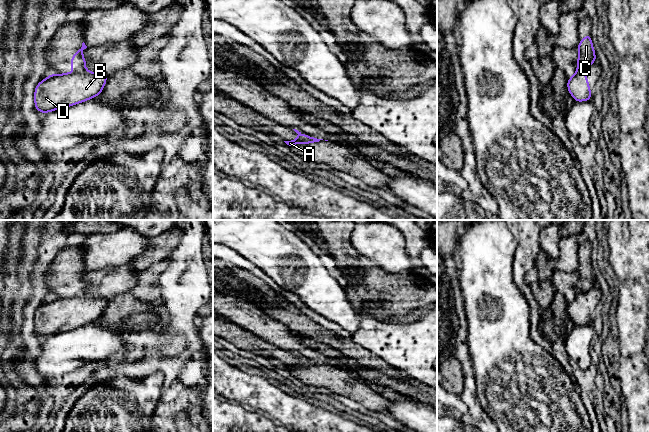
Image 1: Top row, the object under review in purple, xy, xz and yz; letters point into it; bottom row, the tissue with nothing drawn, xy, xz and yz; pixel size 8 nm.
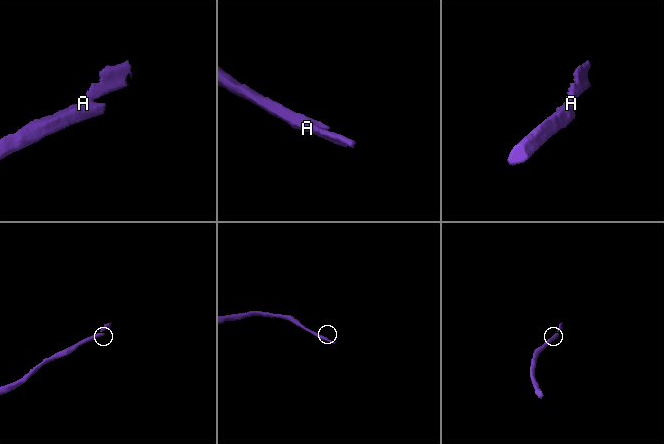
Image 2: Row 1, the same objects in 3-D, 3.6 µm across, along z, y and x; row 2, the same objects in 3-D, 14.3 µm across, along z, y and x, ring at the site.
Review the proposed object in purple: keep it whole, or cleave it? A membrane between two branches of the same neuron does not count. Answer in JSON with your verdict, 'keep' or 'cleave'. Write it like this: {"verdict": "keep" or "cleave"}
{"verdict": "cleave"}

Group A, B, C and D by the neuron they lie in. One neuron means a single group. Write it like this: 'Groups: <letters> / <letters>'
Groups: A B D / C

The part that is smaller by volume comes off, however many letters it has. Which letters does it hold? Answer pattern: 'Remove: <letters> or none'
Remove: C

